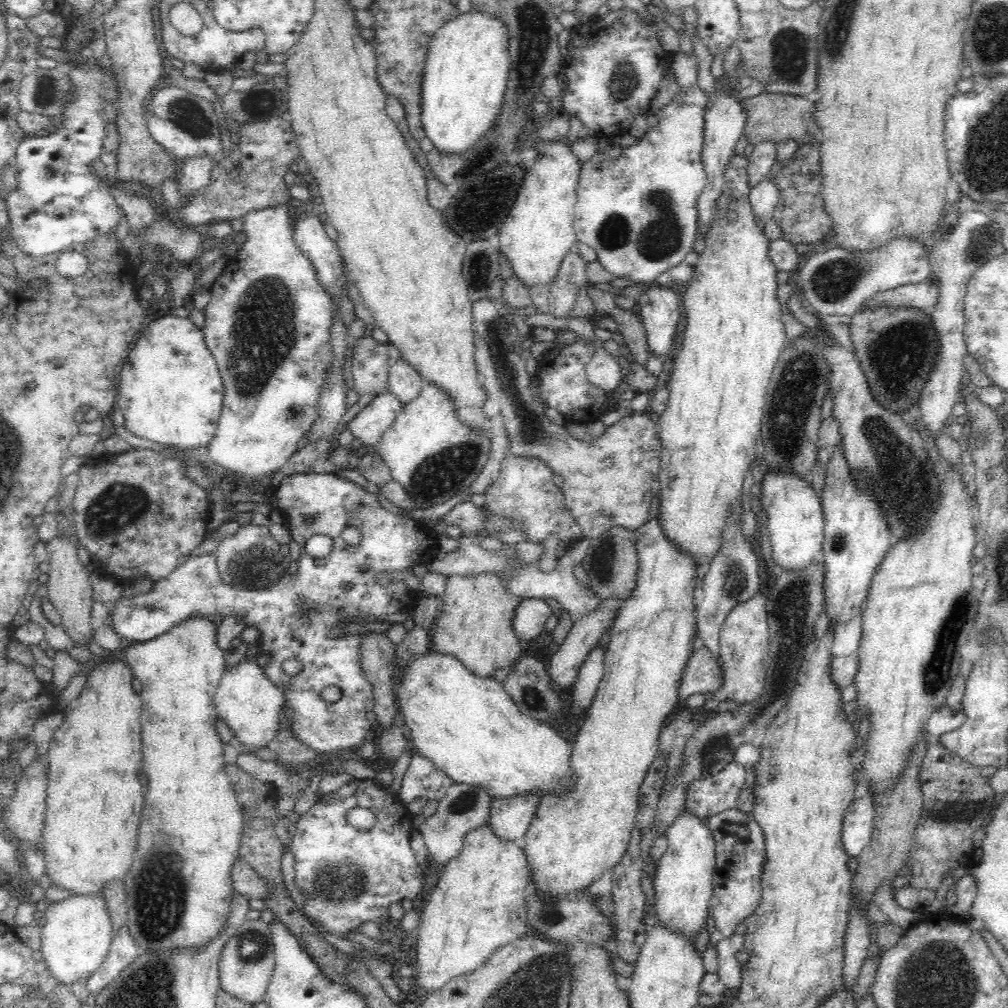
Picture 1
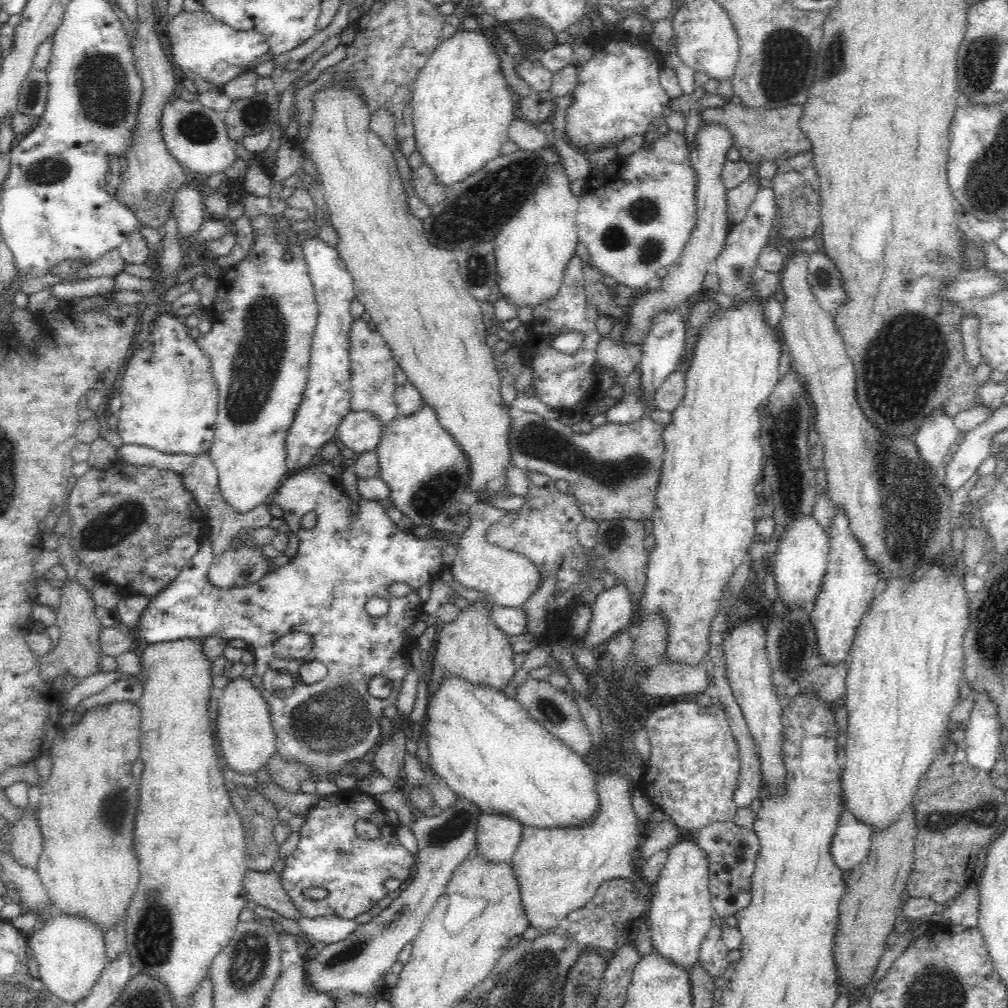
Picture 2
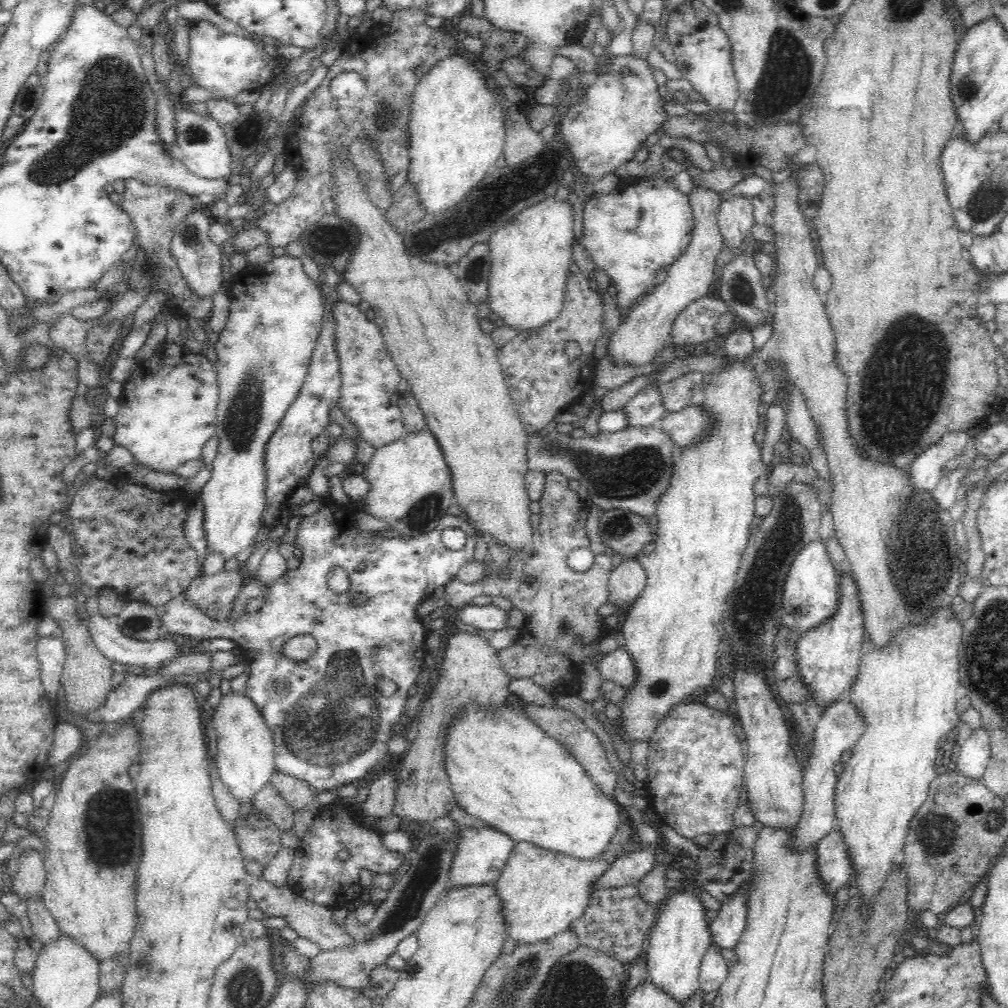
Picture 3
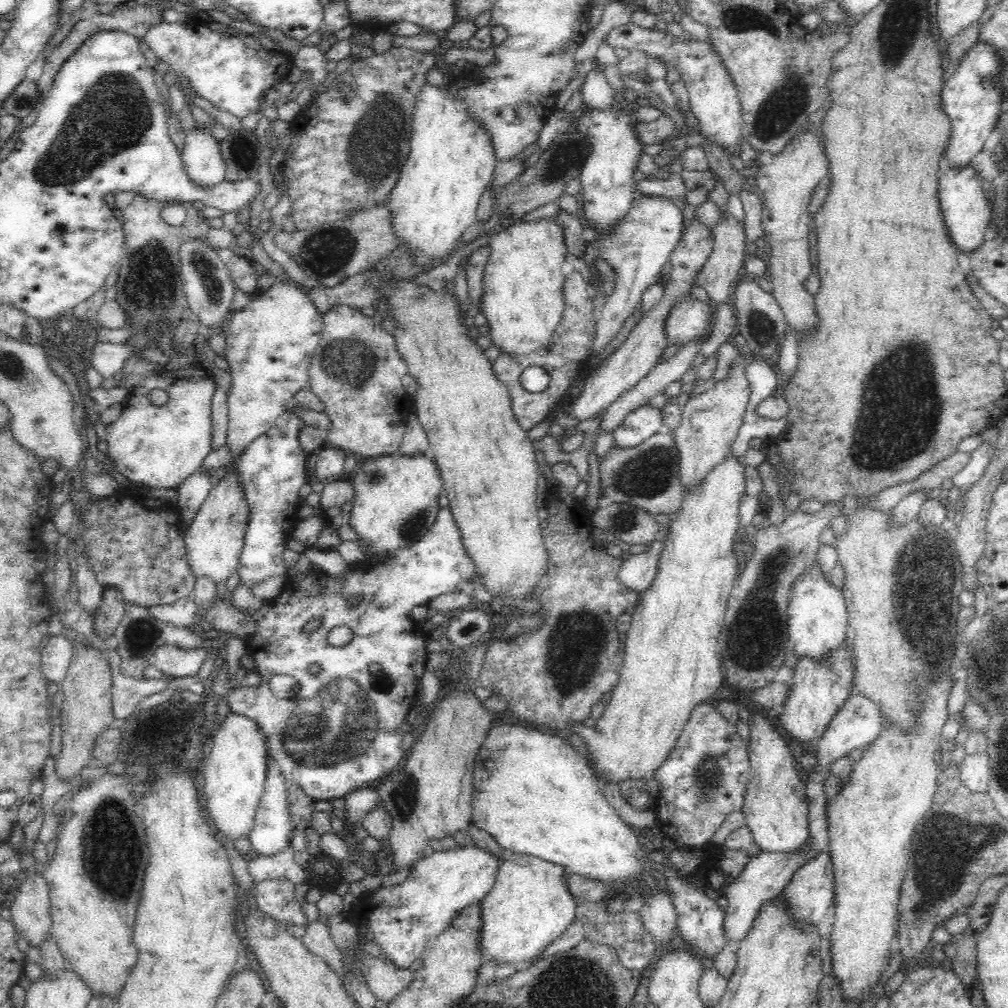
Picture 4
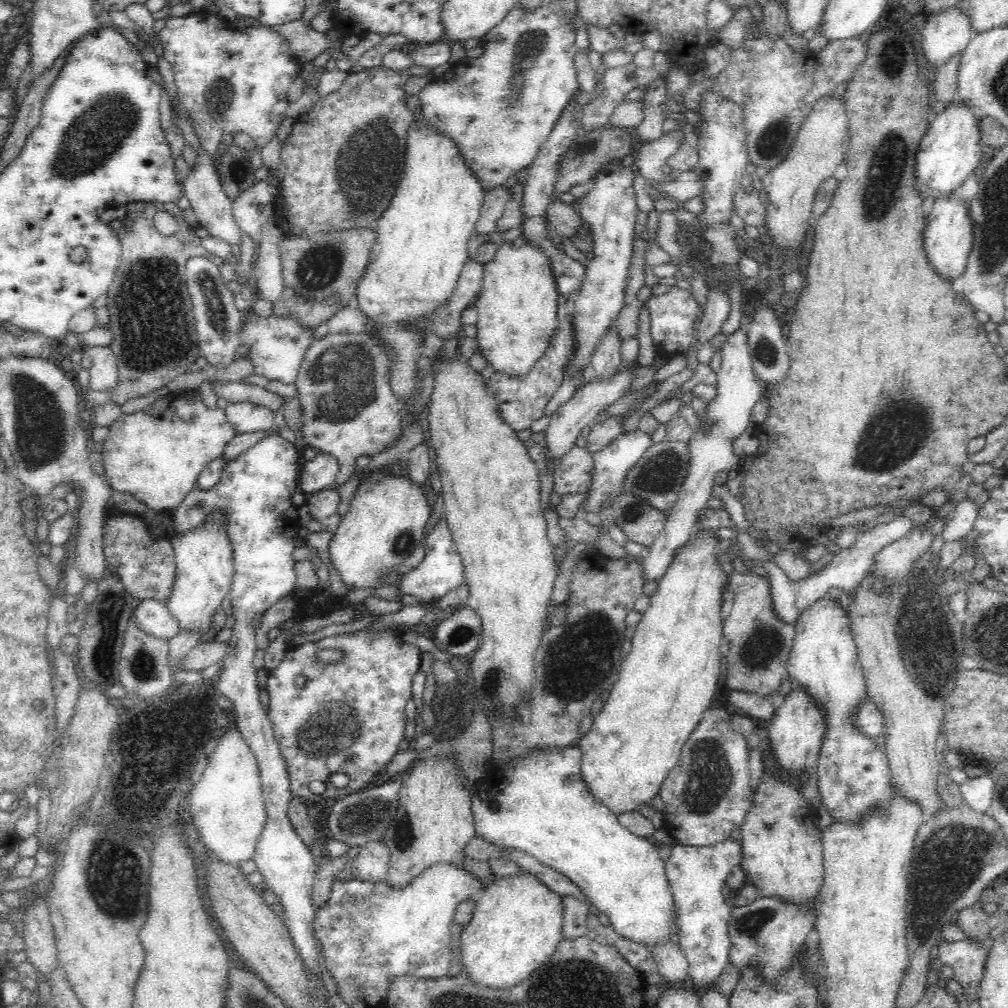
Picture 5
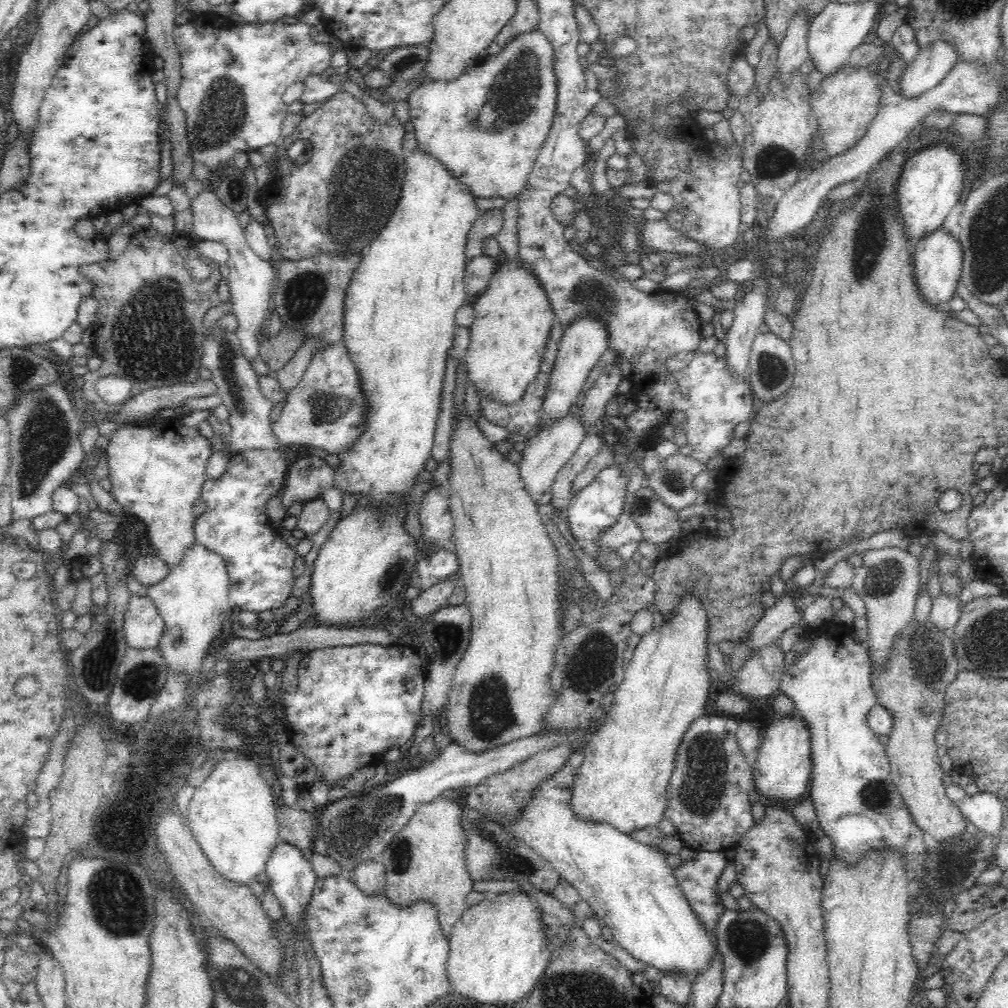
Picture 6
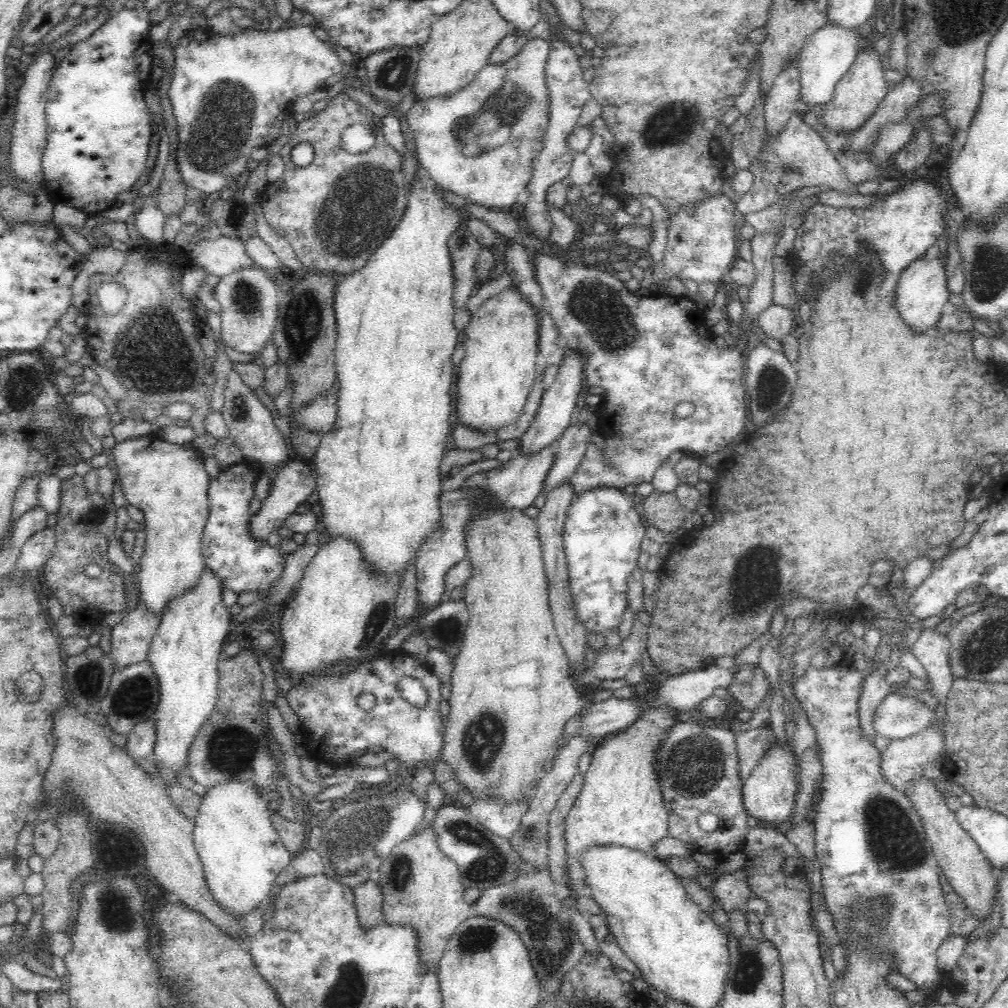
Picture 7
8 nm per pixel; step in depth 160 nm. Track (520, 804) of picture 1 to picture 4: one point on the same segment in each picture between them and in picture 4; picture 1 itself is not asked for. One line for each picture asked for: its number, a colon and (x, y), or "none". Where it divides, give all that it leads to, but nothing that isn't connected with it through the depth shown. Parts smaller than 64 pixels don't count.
2: (497, 837)
3: (481, 852)
4: (402, 919)

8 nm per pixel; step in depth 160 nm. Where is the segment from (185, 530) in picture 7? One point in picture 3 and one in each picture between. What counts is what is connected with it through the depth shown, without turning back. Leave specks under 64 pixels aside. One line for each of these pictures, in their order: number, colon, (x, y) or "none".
3: (168, 410)
4: (159, 446)
5: (156, 455)
6: (157, 474)

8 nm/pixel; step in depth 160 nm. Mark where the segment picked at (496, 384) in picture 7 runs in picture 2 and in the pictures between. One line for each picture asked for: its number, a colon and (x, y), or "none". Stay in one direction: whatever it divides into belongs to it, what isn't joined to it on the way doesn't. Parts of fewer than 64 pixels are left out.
2: (532, 248)
3: (530, 255)
4: (523, 302)
5: (517, 304)
6: (508, 337)

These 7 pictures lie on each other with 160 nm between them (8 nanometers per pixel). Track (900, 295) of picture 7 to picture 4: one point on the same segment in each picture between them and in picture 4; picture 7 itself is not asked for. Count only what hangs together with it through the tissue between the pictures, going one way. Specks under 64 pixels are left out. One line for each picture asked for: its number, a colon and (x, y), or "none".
4: (962, 197)
5: (947, 235)
6: (937, 258)

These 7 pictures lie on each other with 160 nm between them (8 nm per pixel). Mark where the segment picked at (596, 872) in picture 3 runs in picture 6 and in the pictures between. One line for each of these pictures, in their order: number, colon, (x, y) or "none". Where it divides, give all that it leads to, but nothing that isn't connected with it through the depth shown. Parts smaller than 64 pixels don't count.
4: (528, 908)
5: (517, 925)
6: (498, 952)

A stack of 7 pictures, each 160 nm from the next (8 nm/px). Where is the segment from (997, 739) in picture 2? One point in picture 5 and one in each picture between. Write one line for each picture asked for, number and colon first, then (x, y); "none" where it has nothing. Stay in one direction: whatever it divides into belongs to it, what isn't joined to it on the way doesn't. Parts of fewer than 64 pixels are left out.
3: (973, 756)
4: (974, 772)
5: (977, 793)

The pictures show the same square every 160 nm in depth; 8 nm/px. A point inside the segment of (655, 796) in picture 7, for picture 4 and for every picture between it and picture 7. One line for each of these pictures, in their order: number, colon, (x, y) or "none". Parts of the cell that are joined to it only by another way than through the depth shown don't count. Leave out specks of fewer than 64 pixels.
4: (670, 664)
5: (666, 682)
6: (628, 763)

